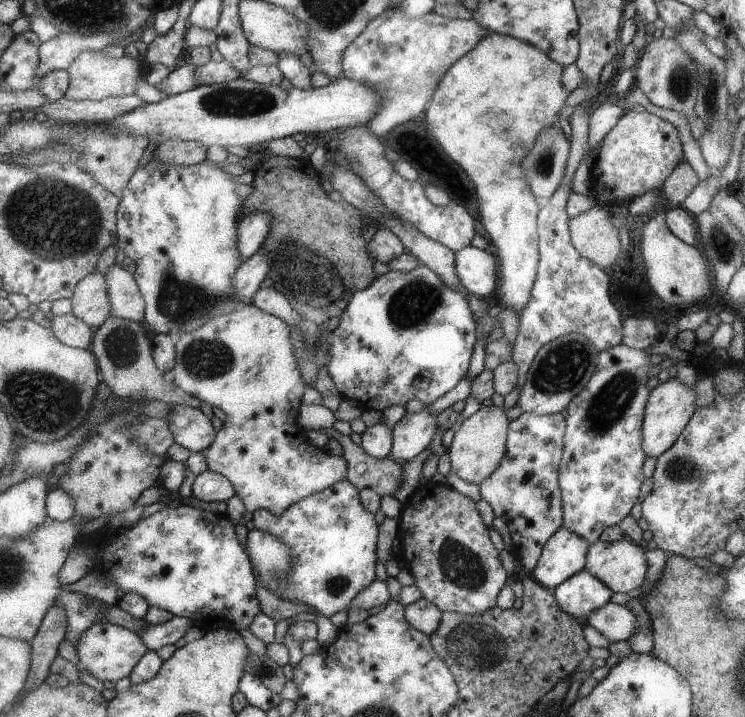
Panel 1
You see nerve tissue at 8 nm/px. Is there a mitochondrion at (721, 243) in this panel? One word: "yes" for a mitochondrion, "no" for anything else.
yes

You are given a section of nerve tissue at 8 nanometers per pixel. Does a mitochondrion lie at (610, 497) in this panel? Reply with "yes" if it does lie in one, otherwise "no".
no

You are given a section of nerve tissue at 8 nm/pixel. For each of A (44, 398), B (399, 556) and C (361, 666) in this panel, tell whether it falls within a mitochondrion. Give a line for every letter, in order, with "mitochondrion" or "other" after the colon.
A: mitochondrion
B: other
C: other

